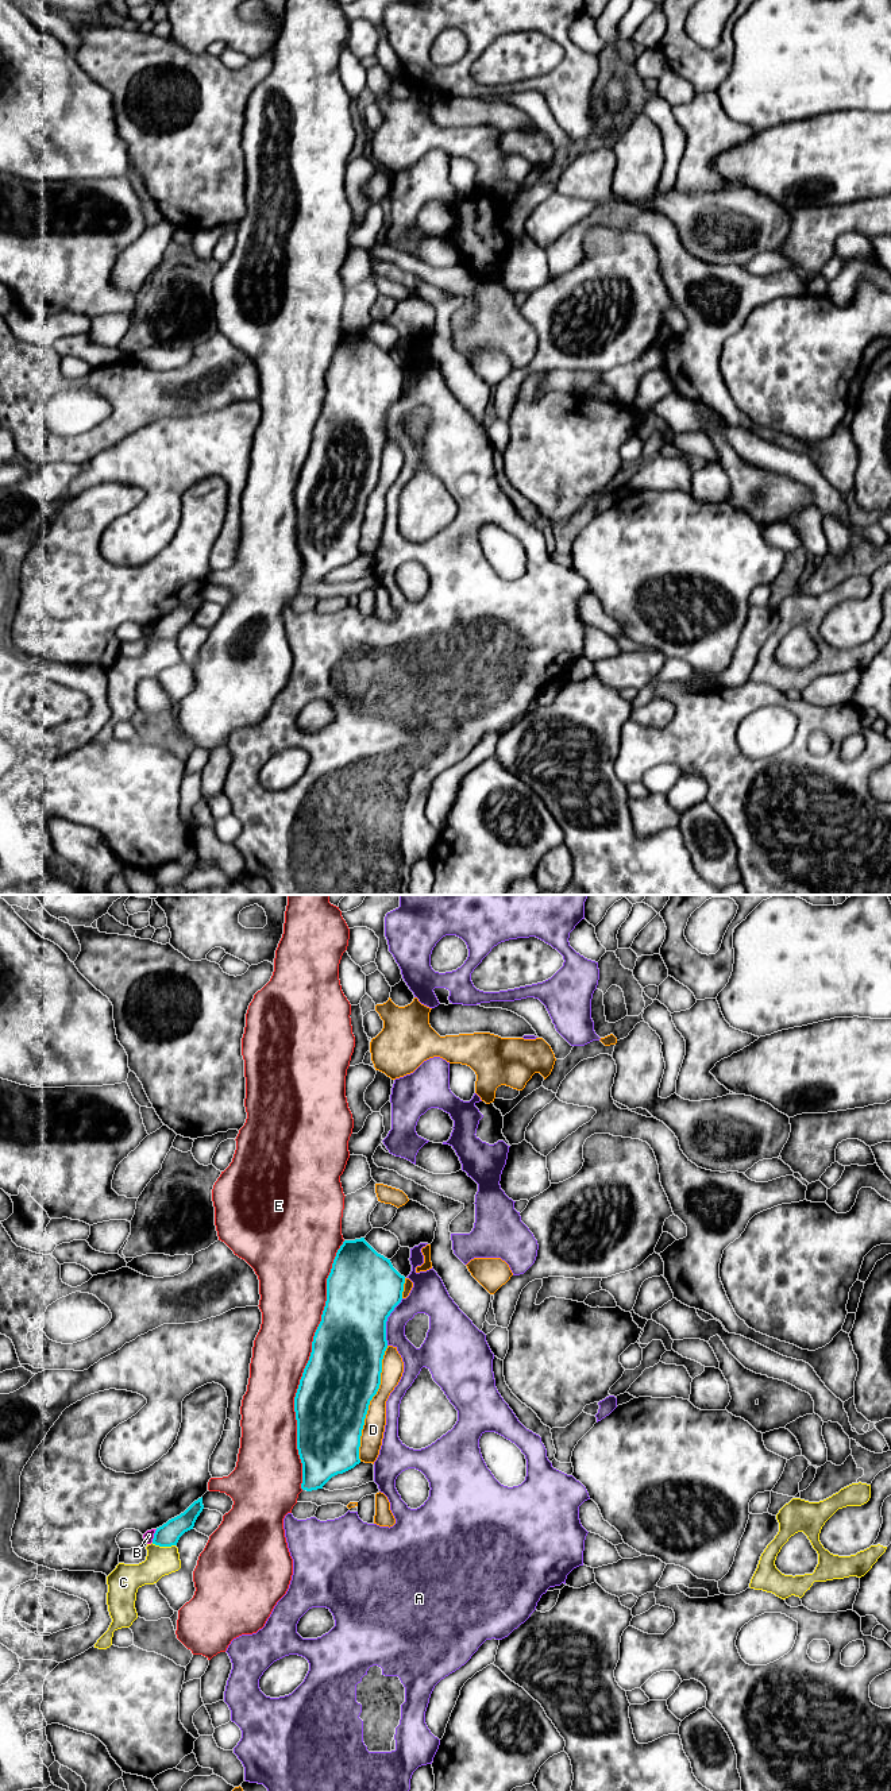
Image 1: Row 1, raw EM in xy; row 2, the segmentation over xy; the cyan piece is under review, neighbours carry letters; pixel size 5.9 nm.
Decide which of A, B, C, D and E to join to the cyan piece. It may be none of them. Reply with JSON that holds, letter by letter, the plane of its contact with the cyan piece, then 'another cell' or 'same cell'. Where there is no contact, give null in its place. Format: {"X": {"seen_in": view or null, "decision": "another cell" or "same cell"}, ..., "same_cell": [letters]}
{"A": {"seen_in": "xy", "decision": "another cell"}, "B": {"seen_in": "xy", "decision": "another cell"}, "C": {"seen_in": "xy", "decision": "another cell"}, "D": {"seen_in": "xy", "decision": "another cell"}, "E": {"seen_in": "xy", "decision": "another cell"}, "same_cell": []}

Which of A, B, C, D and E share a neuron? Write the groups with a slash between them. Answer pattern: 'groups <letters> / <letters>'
groups A / B C / D / E

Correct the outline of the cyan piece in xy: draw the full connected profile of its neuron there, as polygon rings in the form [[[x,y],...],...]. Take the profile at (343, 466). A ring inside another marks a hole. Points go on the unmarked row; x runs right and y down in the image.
[[[364,331],[344,333],[327,371],[327,394],[312,445],[294,490],[301,582],[323,582],[335,568],[360,556],[359,540],[370,494],[381,478],[387,441],[386,414],[402,393],[405,370]]]

